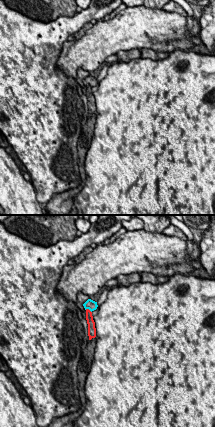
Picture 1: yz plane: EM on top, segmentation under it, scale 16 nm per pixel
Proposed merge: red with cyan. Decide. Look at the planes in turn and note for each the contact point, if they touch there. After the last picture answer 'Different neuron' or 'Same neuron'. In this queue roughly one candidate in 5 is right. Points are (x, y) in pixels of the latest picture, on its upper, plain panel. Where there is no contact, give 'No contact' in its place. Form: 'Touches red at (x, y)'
Touches red at (88, 85)

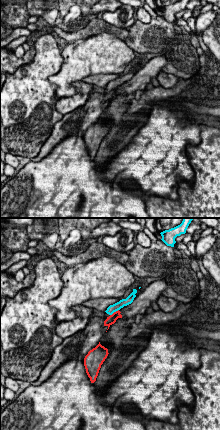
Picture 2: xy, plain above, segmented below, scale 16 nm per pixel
Touches red at (114, 88)

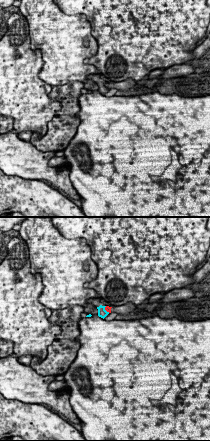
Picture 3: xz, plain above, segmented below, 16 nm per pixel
Touches red at (106, 86)

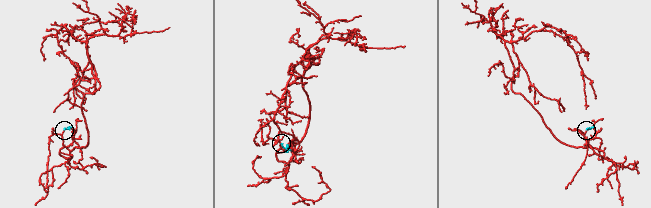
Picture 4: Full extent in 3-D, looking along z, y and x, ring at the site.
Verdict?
Different neuron

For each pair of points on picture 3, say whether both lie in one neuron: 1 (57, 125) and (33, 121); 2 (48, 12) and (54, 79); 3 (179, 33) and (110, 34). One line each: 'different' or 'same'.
1: different
2: same
3: same

